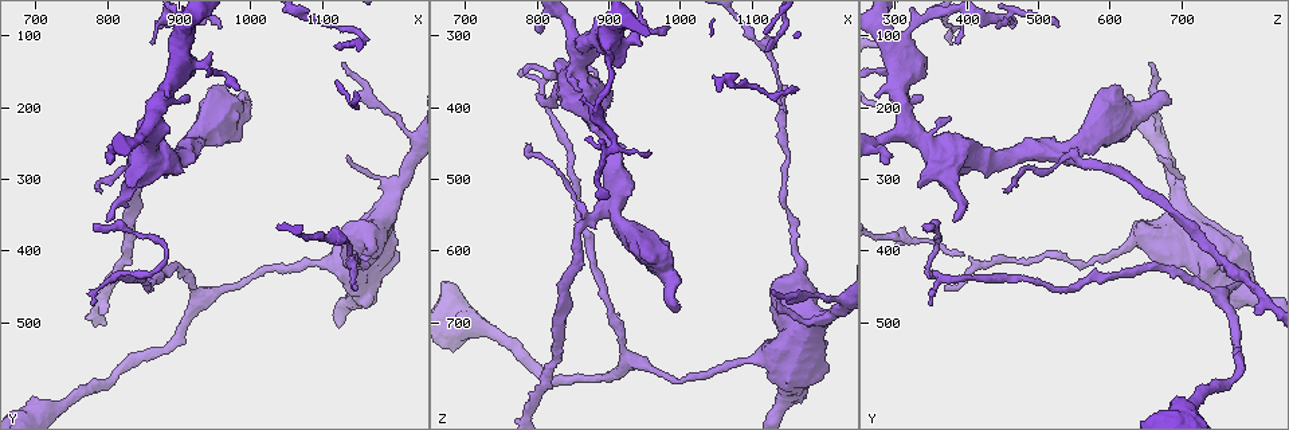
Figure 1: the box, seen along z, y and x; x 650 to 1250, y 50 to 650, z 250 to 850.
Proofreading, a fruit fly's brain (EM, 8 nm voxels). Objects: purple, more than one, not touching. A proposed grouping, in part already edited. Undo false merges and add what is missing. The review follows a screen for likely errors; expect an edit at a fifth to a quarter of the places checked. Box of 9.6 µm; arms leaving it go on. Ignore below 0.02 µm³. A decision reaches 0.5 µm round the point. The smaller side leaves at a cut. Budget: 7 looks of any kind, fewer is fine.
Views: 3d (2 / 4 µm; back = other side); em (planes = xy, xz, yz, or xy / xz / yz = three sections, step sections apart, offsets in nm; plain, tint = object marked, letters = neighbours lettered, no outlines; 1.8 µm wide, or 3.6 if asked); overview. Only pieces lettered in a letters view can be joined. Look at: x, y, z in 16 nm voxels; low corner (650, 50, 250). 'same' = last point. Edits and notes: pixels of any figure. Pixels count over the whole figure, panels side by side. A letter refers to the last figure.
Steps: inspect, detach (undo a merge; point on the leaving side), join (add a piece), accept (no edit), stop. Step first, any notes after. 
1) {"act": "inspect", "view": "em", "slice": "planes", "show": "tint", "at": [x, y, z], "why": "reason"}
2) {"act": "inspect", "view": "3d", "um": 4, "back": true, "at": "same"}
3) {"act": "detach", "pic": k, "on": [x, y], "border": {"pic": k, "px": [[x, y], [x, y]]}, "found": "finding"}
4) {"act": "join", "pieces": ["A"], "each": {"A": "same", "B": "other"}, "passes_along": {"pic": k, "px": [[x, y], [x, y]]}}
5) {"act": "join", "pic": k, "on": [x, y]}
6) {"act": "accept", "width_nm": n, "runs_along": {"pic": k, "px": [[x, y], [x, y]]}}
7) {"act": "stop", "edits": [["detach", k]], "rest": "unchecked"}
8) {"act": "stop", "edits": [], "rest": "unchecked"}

{"act": "inspect", "view": "3d", "um": 4, "at": [815, 435, 355], "why": "sharp bend"}

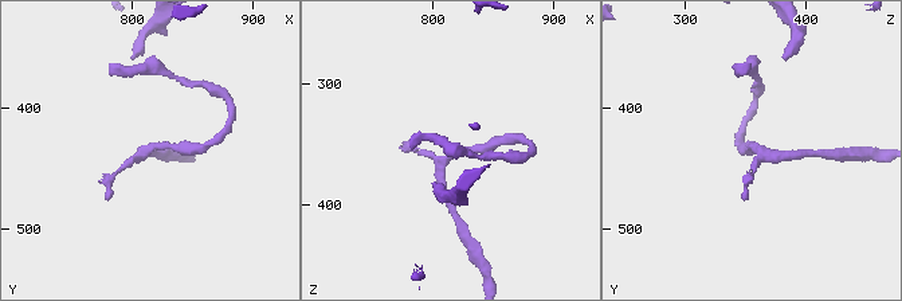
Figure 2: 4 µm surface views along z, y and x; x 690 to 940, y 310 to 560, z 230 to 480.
{"act": "inspect", "view": "em", "slice": "xz", "step": 8, "show": "letters", "at": [816, 434, 356], "why": "need the tissue"}

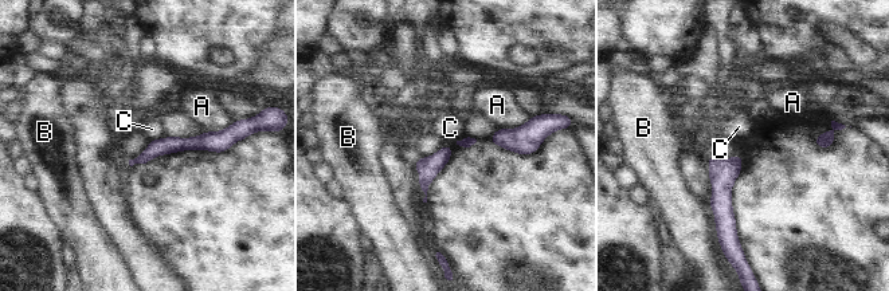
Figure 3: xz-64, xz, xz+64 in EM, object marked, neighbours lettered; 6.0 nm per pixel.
{"act": "inspect", "view": "em", "slice": "planes", "show": "letters", "at": "same"}

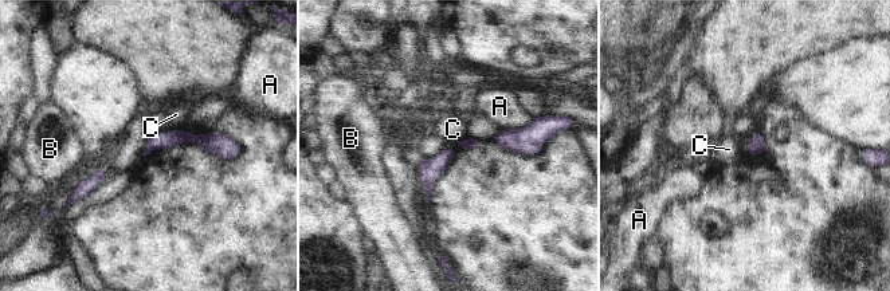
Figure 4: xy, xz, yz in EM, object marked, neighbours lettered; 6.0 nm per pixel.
{"act": "accept", "longest_contact_nm": ["A", 220], "each": {"A": "other", "B": "other", "C": "other"}, "runs_along": {"pic": 4, "px": [[228, 142], [171, 138], [146, 150]]}, "found": "one neuron here"}

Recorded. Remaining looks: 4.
{"act": "inspect", "view": "em", "um": 3.6, "slice": "planes", "show": "tint", "at": [865, 230, 330], "why": "three arms meet"}

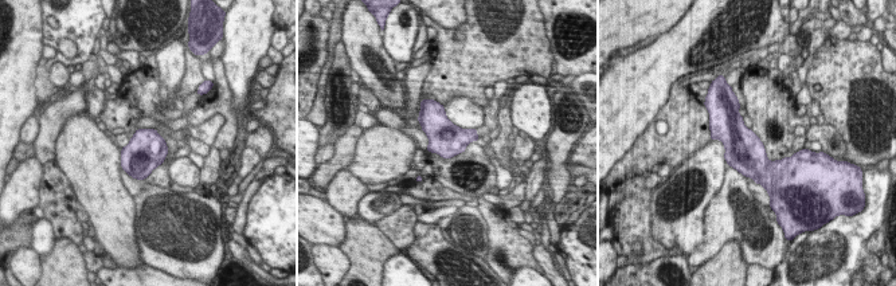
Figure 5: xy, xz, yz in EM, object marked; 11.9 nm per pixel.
{"act": "inspect", "view": "em", "um": 3.6, "slice": "planes", "show": "letters", "at": "same"}

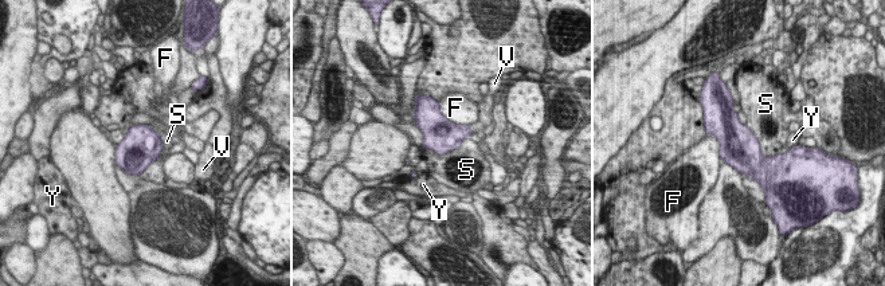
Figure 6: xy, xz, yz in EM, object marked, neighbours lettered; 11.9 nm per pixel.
{"act": "join", "pieces": ["V"], "width_nm": 420, "each": {"F": "other", "S": "other", "V": "same", "Y": "other"}, "passes_along": {"pic": 6, "px": [[451, 134], [472, 130], [485, 120]]}, "found": "the neuron continues"}

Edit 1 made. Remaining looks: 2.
{"act": "stop", "edits": [["join", 6]], "rest": "unchecked"}

